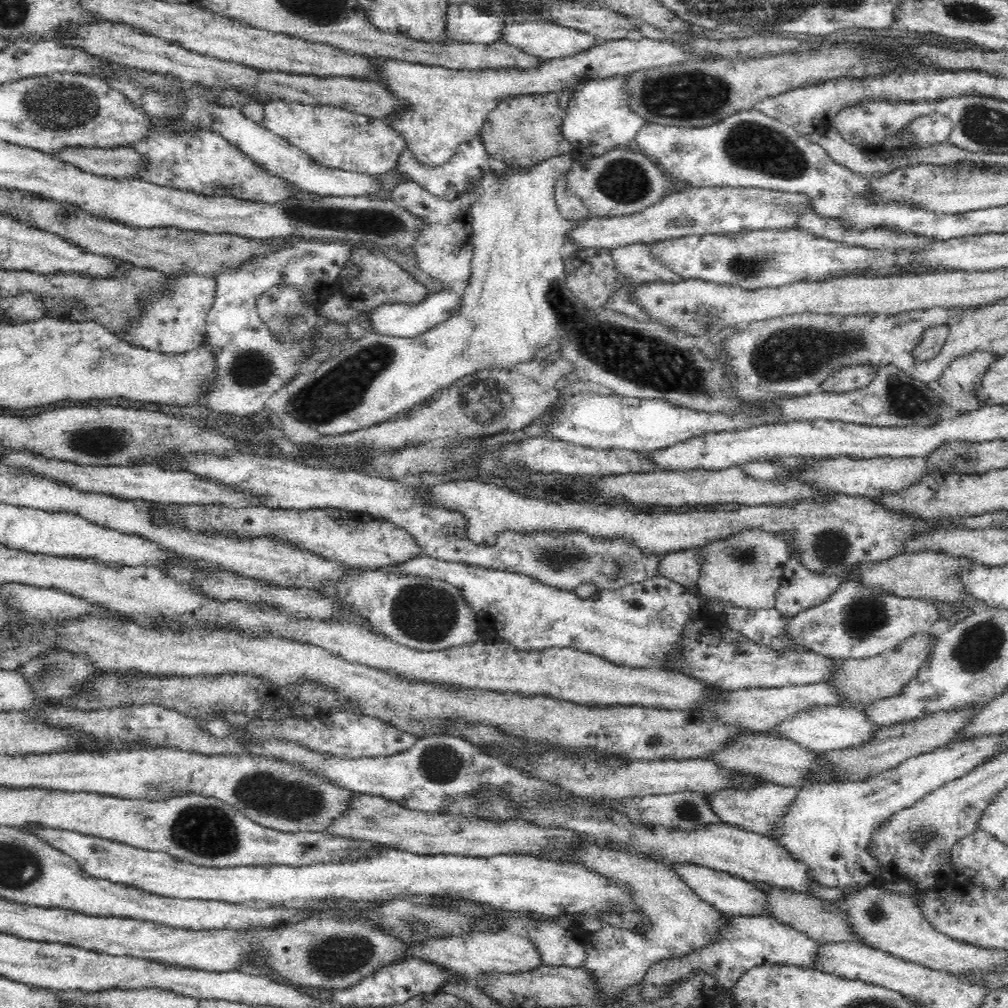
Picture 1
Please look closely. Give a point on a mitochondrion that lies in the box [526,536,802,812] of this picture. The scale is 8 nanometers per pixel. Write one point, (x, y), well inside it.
(553, 559)

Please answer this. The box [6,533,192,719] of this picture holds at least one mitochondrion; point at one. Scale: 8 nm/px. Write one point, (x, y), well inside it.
(47, 673)

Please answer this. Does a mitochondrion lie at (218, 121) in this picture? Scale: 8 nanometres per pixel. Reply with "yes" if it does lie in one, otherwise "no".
yes

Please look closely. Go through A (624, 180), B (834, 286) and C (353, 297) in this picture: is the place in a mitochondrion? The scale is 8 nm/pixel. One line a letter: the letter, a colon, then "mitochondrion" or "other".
A: mitochondrion
B: other
C: other

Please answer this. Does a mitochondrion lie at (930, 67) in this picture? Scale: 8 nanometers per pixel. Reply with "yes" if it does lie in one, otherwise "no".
no

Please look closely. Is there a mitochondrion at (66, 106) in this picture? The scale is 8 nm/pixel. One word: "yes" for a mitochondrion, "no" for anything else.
yes

